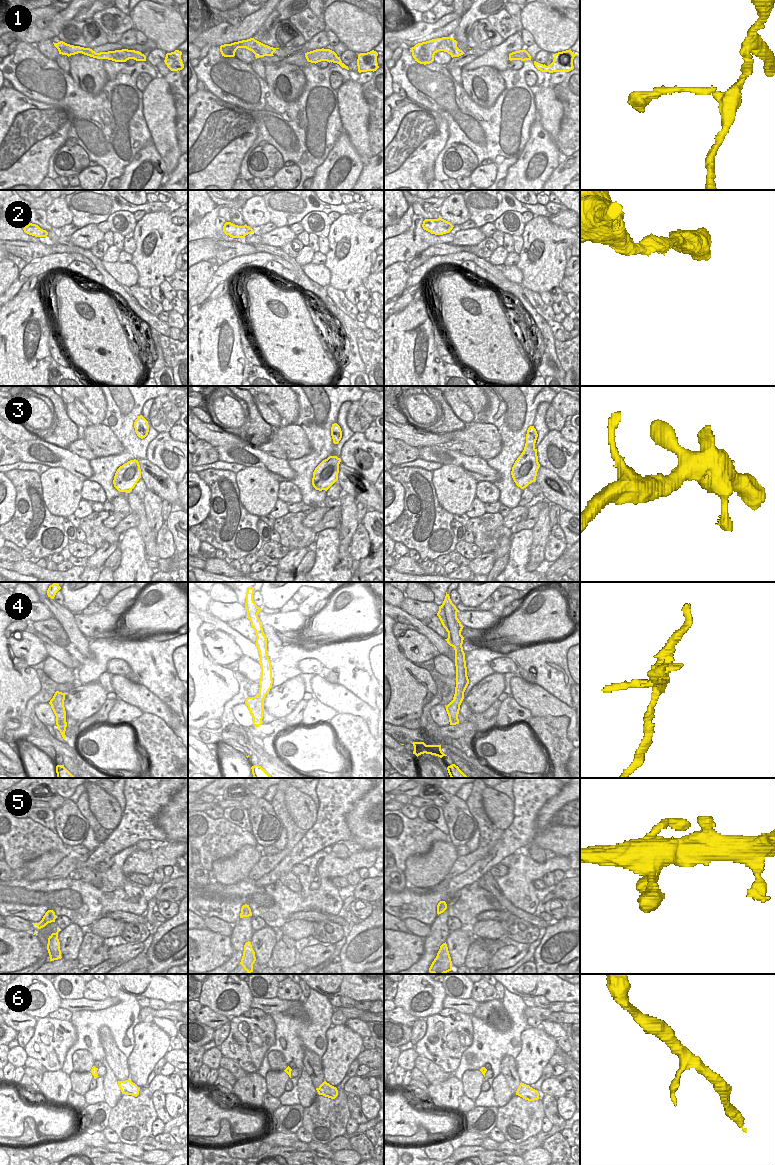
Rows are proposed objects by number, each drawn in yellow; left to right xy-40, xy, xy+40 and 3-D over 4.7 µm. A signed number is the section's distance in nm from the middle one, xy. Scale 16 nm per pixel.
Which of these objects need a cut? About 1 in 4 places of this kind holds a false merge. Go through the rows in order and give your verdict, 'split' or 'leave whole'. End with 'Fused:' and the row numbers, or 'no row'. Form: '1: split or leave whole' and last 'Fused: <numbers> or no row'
1: leave whole
2: leave whole
3: leave whole
4: split
5: leave whole
6: leave whole
Fused: 4

